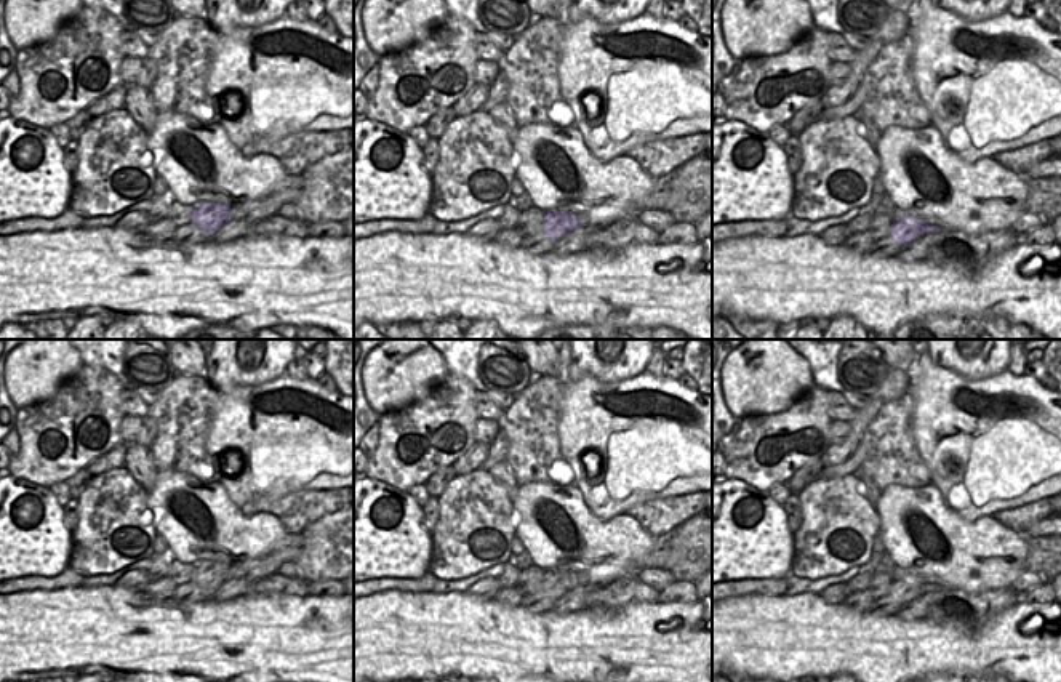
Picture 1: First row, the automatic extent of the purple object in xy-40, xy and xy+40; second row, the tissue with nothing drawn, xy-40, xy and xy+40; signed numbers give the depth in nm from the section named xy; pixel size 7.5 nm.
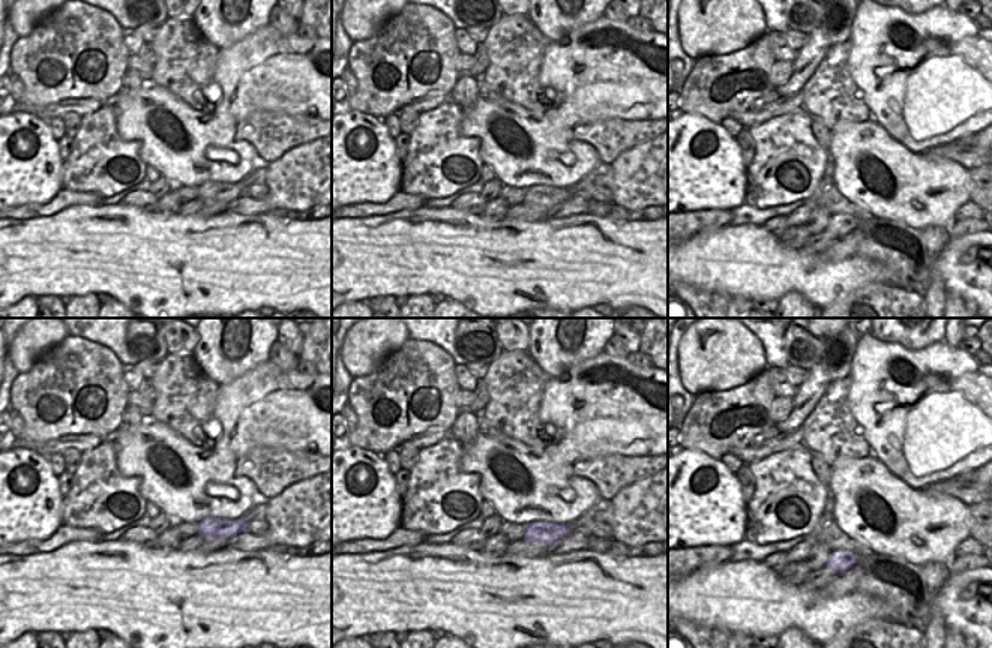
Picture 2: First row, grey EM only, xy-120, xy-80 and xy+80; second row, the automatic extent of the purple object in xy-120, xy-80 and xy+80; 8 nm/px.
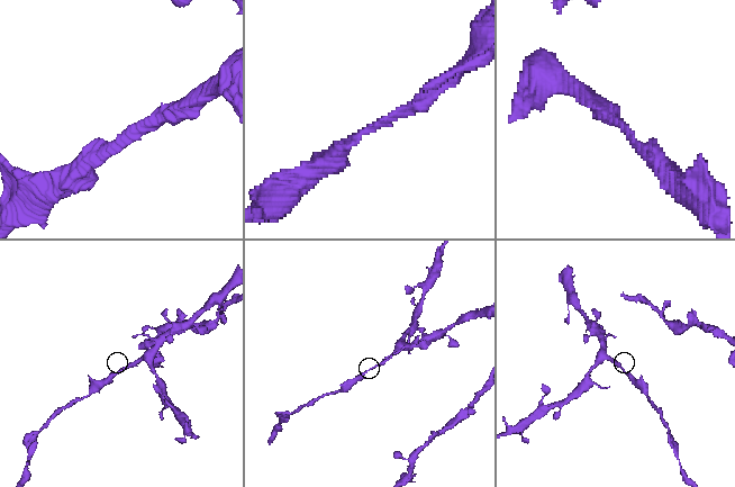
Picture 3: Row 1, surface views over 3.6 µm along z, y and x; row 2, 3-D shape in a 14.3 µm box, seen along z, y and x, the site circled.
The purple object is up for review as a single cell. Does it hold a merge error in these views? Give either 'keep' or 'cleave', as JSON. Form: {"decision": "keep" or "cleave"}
{"decision": "keep"}

